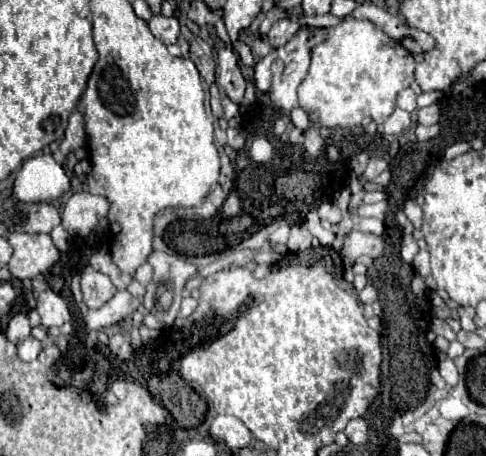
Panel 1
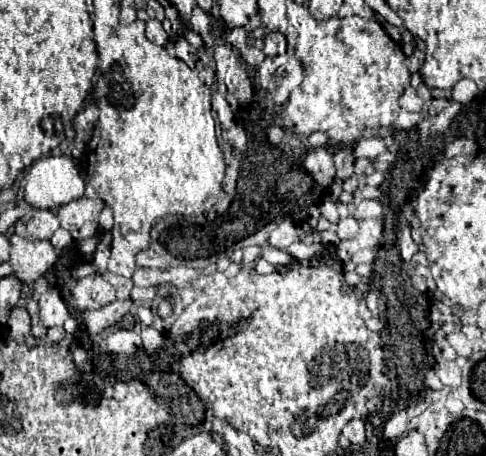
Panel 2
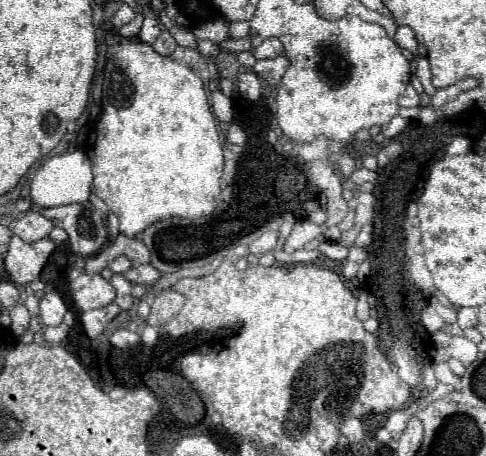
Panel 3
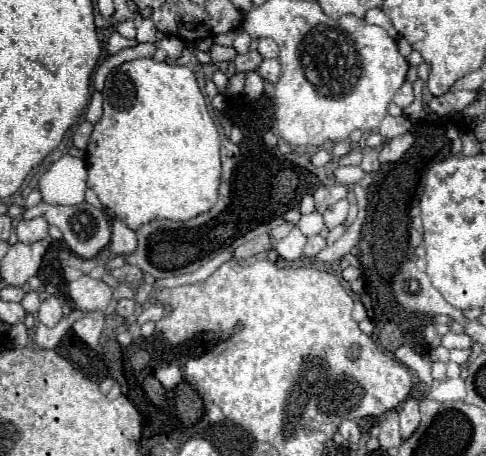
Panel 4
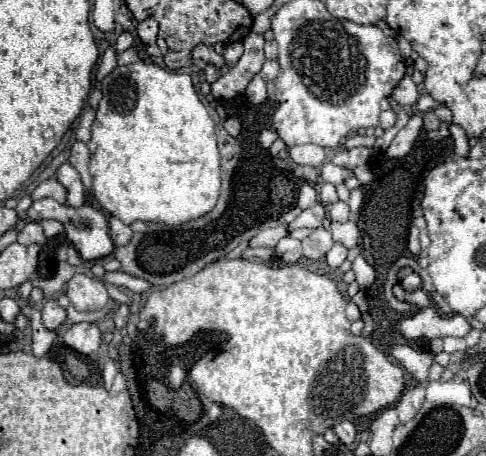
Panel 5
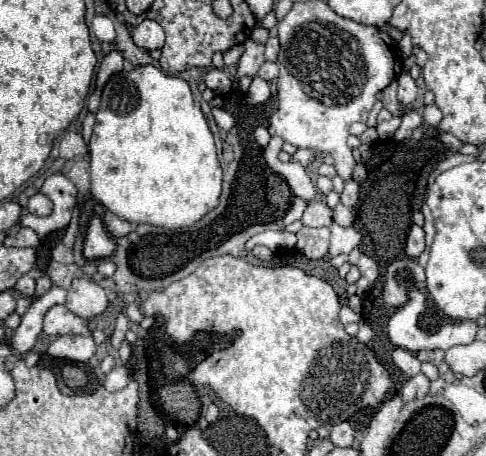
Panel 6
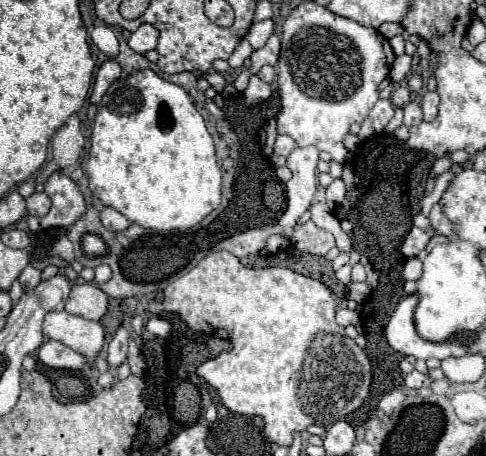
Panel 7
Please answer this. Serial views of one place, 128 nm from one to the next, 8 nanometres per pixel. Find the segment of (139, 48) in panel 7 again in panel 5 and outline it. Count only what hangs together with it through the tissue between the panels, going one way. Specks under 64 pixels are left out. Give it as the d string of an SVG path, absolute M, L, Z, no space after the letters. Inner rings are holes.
M148 18L148 20L140 22L138 24L138 38L144 44L154 44L156 38L158 38L158 24L156 24L156 20Z

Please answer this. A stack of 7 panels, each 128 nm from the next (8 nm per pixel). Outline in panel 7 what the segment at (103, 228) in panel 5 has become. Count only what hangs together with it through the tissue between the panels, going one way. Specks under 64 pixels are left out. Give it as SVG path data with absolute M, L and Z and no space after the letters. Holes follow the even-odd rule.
M34 192L30 198L26 198L28 204L28 214L34 216L44 216L50 210L50 200L44 192ZM90 234L88 240L82 240L82 248L86 256L104 256L106 254L106 244L98 234Z

